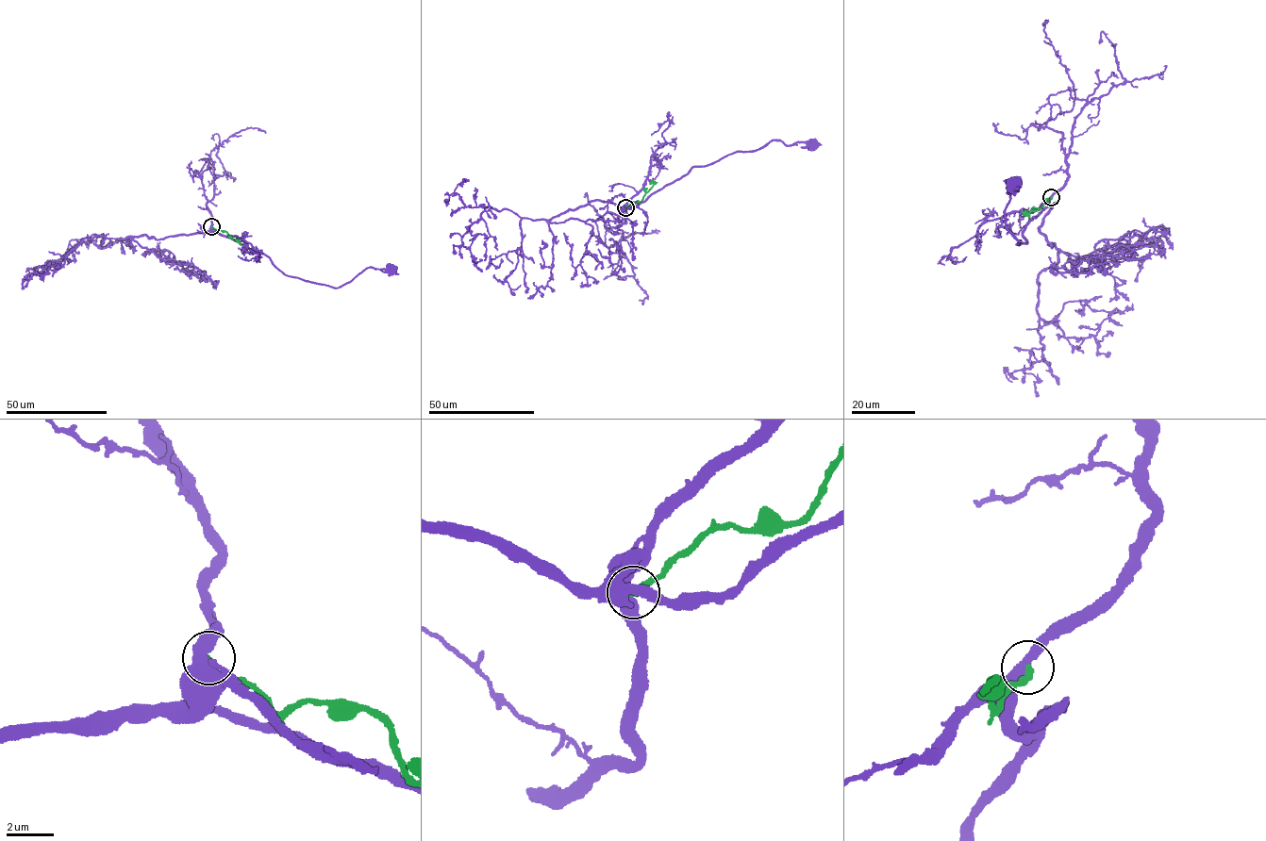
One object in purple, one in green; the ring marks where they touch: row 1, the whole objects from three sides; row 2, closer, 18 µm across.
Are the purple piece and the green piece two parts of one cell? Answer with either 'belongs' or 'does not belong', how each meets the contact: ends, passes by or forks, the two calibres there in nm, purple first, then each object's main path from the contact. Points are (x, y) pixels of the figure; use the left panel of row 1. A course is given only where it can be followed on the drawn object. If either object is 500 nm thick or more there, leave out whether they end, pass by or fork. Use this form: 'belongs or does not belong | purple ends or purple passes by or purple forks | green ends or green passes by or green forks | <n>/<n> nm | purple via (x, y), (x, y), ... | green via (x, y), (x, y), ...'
does not belong | purple passes by | green ends | 440/240 nm | purple via (211, 226), (210, 231), (262, 253), (286, 274), (312, 283), (339, 288), (368, 267), (391, 267) | green via (211, 226), (224, 231), (228, 237), (239, 240), (238, 238)

